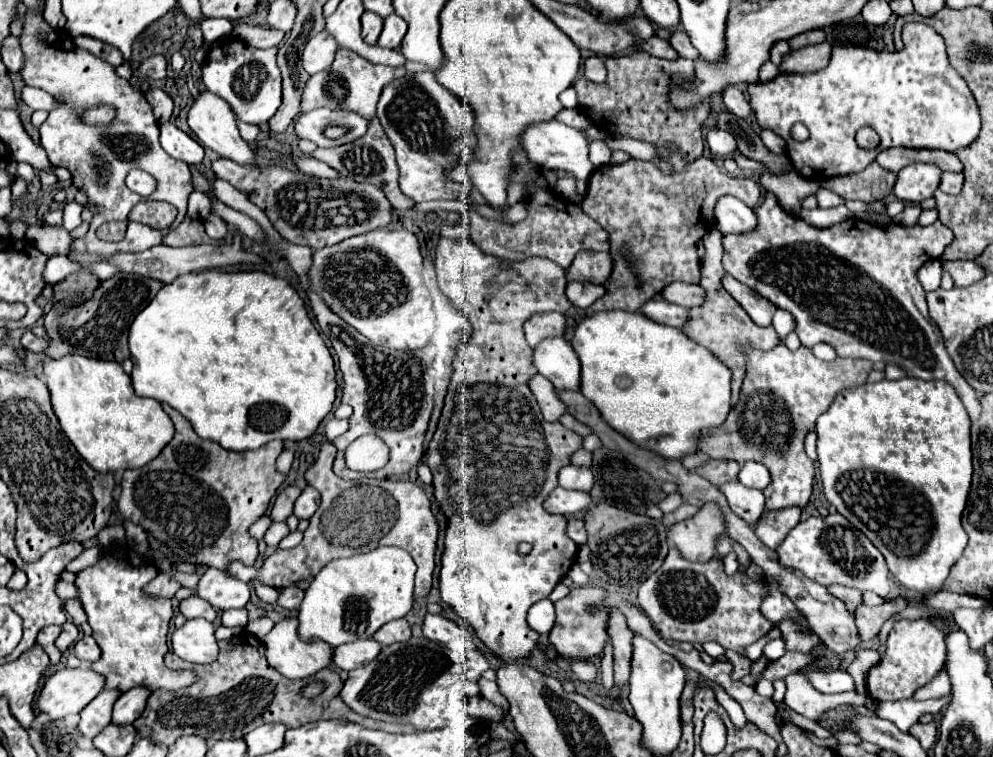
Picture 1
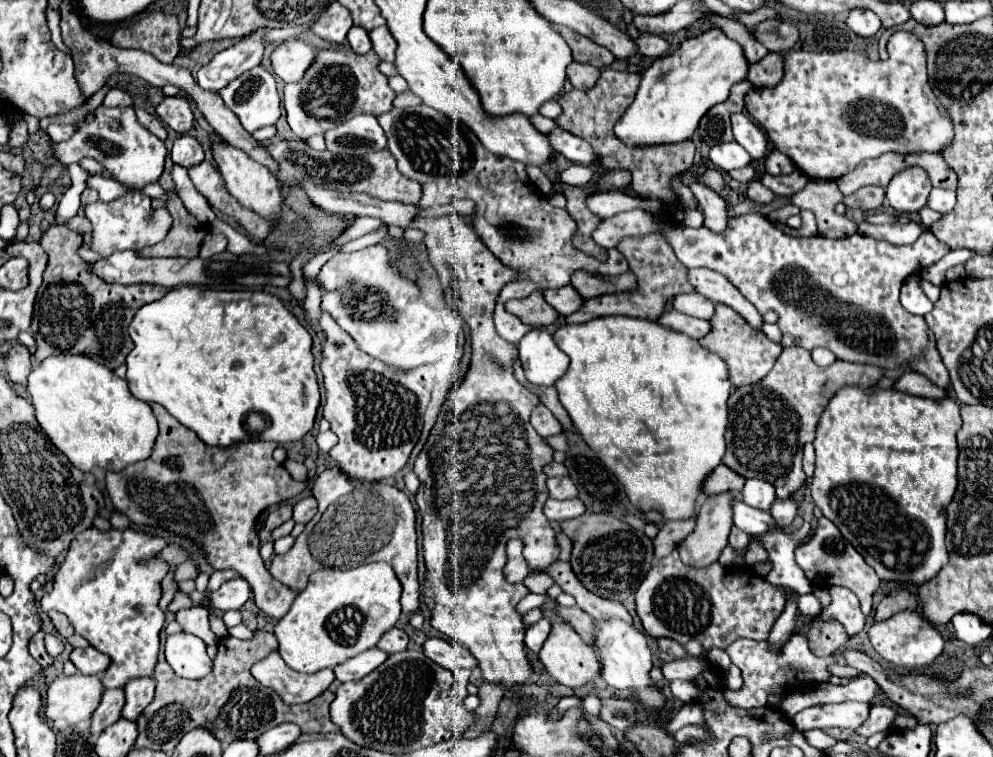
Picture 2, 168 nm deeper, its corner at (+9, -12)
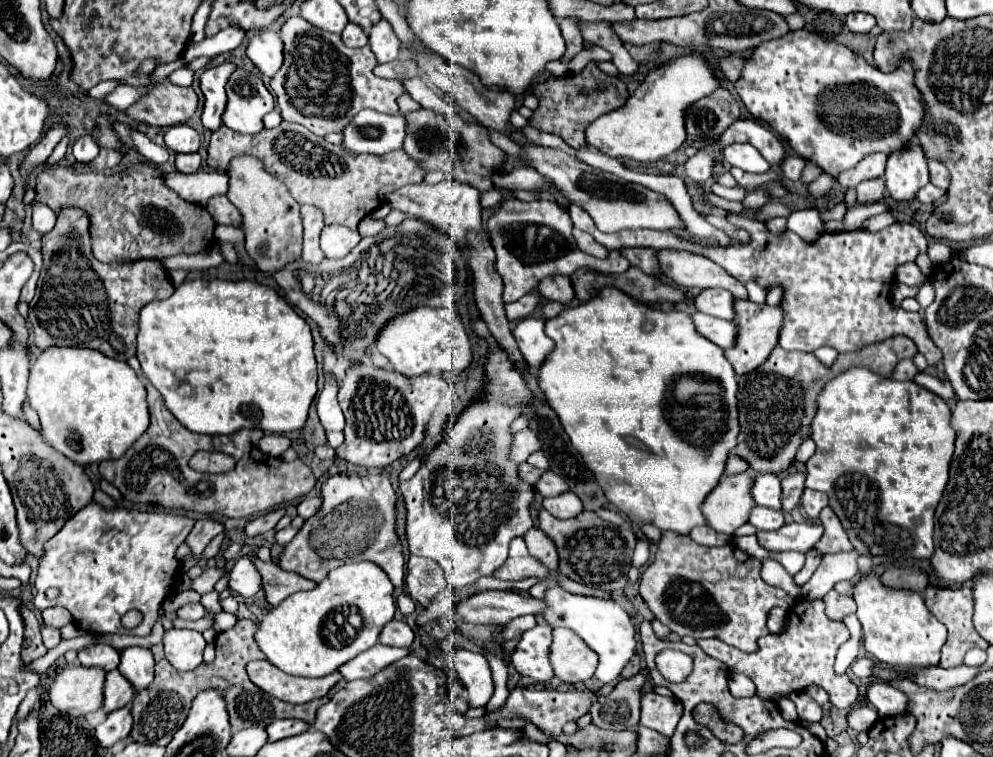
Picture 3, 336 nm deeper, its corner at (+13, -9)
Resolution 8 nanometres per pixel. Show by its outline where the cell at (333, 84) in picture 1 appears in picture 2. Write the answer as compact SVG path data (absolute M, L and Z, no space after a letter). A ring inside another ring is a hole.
M332 45L330 49L316 49L316 57L306 69L302 81L284 87L284 109L288 113L288 125L300 139L308 139L316 133L324 133L334 125L360 113L382 115L392 109L396 93L388 85L388 77L378 71L380 57L370 51L358 55L350 45Z

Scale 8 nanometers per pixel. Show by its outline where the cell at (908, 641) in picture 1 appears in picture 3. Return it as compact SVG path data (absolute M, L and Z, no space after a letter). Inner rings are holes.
M866 576L856 582L854 600L858 604L856 616L864 632L864 648L878 662L901 670L938 665L940 648L946 642L946 626L926 610L918 592L896 592L882 586L880 578Z

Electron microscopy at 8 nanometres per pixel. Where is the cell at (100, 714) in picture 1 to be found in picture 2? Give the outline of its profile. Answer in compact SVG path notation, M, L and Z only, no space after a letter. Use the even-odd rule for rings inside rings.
M104 689L102 701L92 715L92 735L100 735L108 725L116 723L122 715L124 689Z

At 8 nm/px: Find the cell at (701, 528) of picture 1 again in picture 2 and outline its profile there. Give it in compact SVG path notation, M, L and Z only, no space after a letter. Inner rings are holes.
M720 493L720 495L708 495L702 503L702 509L696 517L696 529L680 543L680 557L686 565L692 567L706 567L714 563L720 557L720 551L728 545L728 535L734 525L732 521L732 503L736 495L734 493Z

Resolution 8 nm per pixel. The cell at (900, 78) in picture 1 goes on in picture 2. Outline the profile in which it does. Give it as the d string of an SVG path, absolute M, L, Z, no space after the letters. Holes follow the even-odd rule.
M896 31L890 37L890 41L888 41L888 55L890 57L886 61L870 61L866 55L854 53L854 51L808 53L808 51L794 51L792 49L786 55L800 55L800 61L788 61L784 65L784 77L782 77L782 81L776 87L770 87L770 89L768 87L754 87L754 89L750 89L750 93L746 93L746 97L744 97L744 103L746 103L748 113L764 127L764 131L766 131L768 139L774 143L774 147L778 151L782 151L784 155L788 155L796 163L796 167L802 173L806 173L808 177L812 177L812 179L838 179L838 177L854 171L860 161L878 157L878 155L888 153L888 151L896 151L896 153L922 153L922 151L938 153L940 149L944 149L946 145L950 145L950 141L954 137L950 115L940 105L940 101L936 99L936 95L932 93L932 89L928 85L928 77L926 77L926 49L924 49L922 41L918 37L914 37L912 33L908 33L908 31Z

